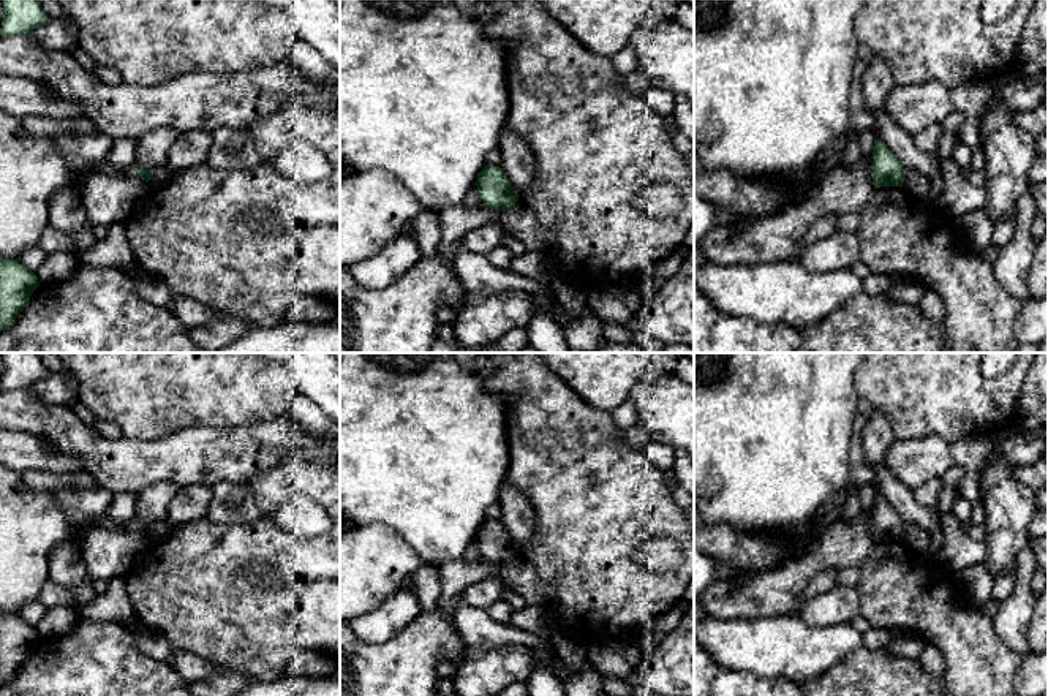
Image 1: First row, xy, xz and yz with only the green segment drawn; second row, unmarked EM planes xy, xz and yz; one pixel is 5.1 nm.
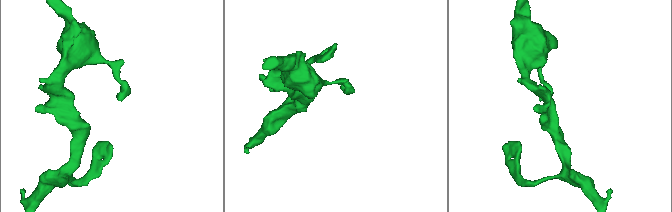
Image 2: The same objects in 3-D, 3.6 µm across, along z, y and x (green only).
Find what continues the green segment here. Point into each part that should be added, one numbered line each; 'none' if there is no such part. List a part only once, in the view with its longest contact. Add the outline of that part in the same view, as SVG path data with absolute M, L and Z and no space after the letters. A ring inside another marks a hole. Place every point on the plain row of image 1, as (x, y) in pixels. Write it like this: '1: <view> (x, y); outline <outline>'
none

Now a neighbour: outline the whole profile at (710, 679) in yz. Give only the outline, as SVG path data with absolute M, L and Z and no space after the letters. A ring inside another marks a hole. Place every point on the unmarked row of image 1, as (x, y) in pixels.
M694 636L694 696L803 696L800 685L784 677L759 677L722 668Z

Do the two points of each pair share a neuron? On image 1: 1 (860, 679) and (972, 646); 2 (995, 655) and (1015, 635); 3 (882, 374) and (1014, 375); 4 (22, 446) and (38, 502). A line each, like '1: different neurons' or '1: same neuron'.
1: different neurons
2: different neurons
3: same neuron
4: different neurons

